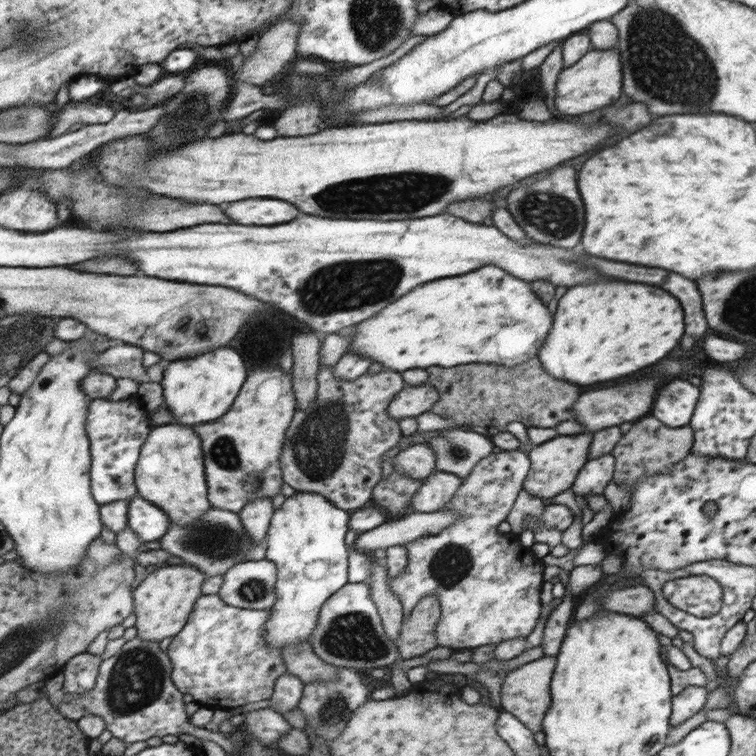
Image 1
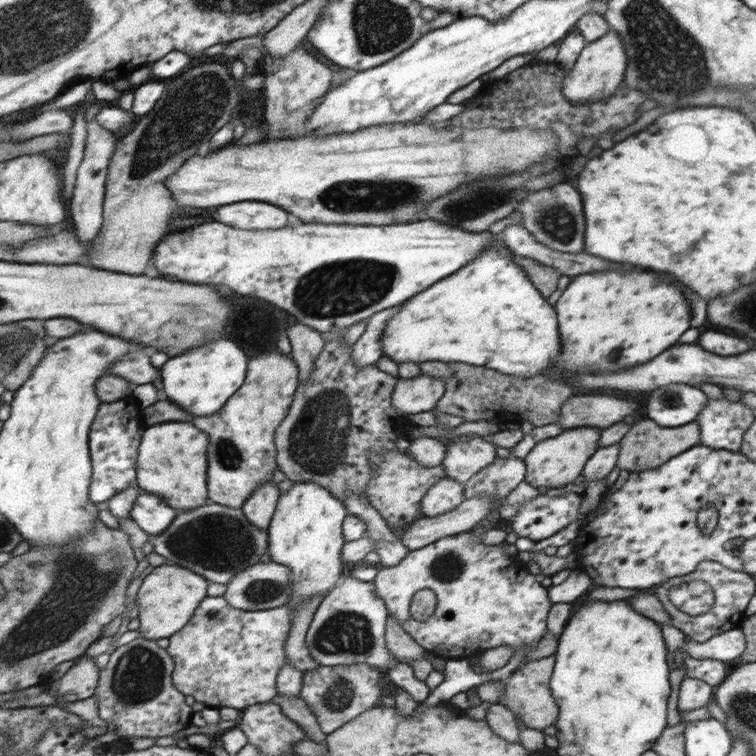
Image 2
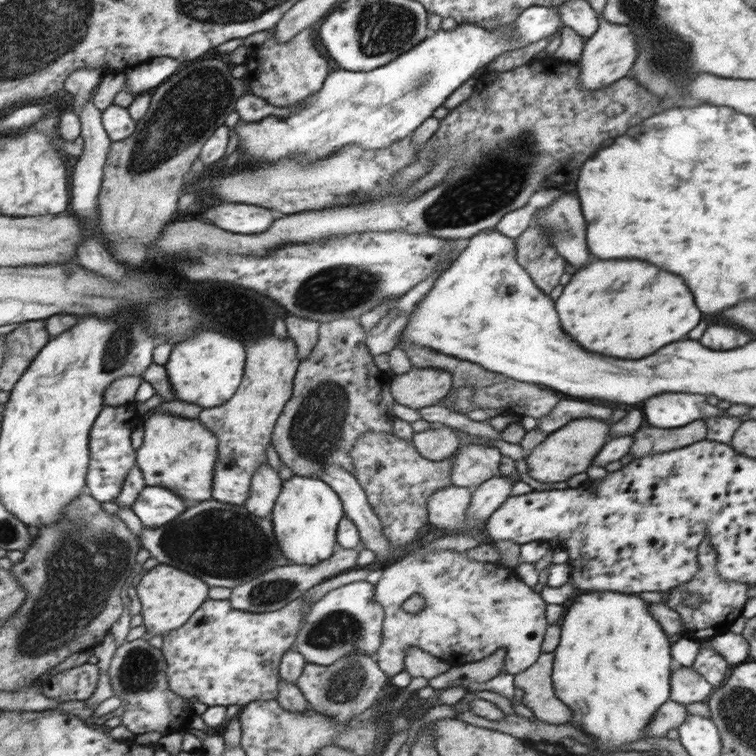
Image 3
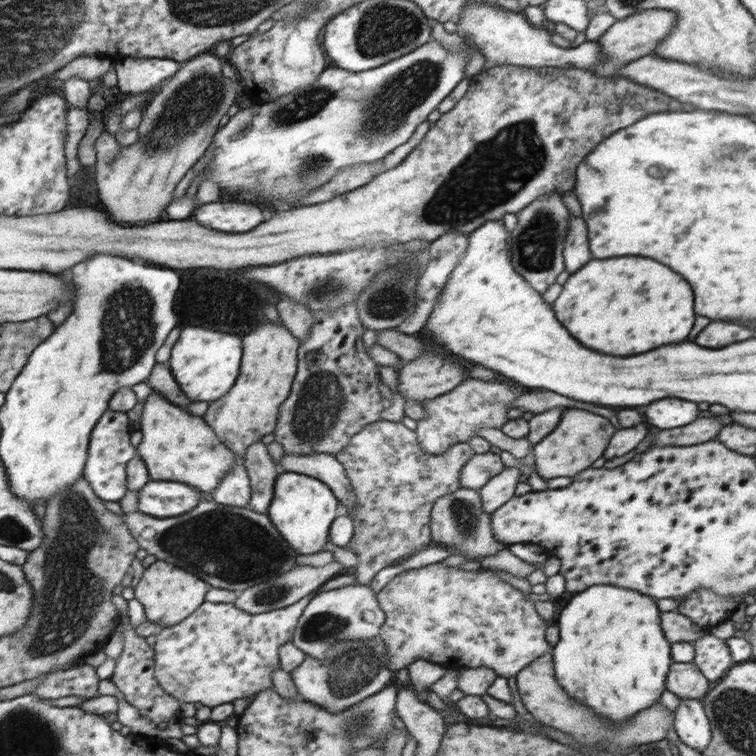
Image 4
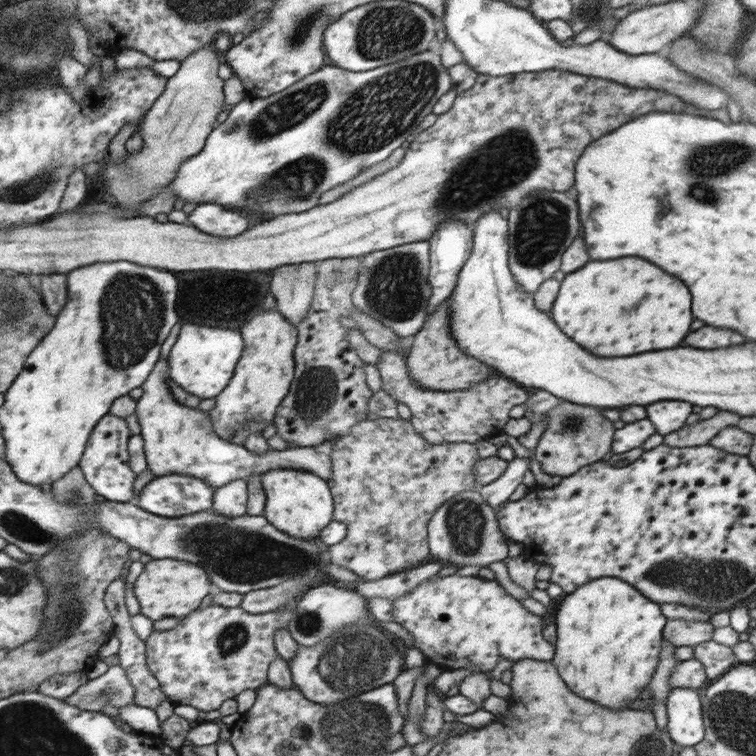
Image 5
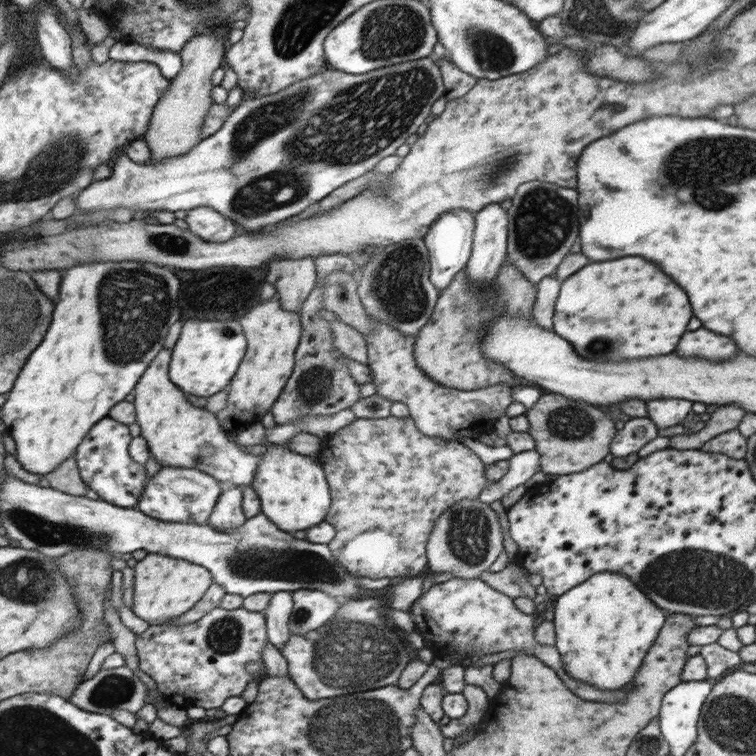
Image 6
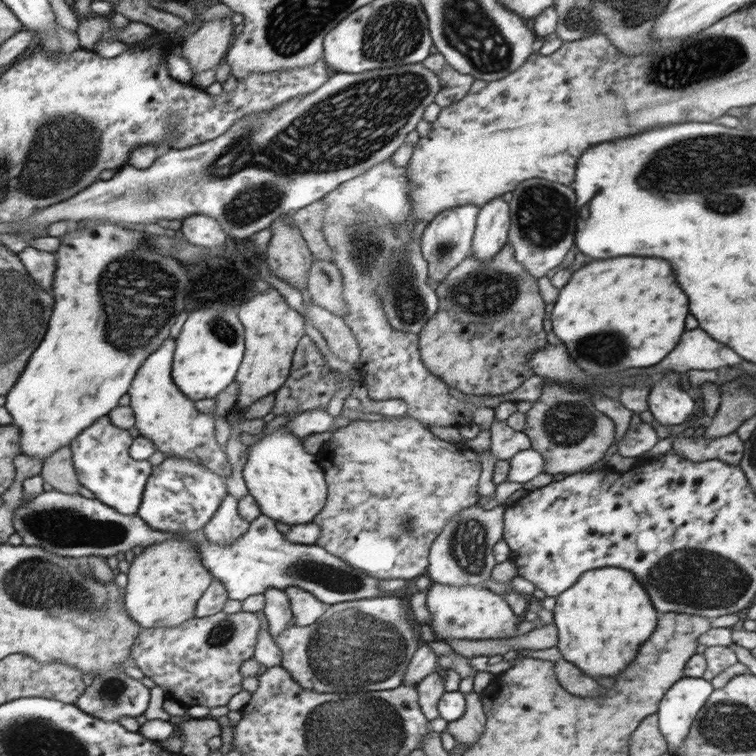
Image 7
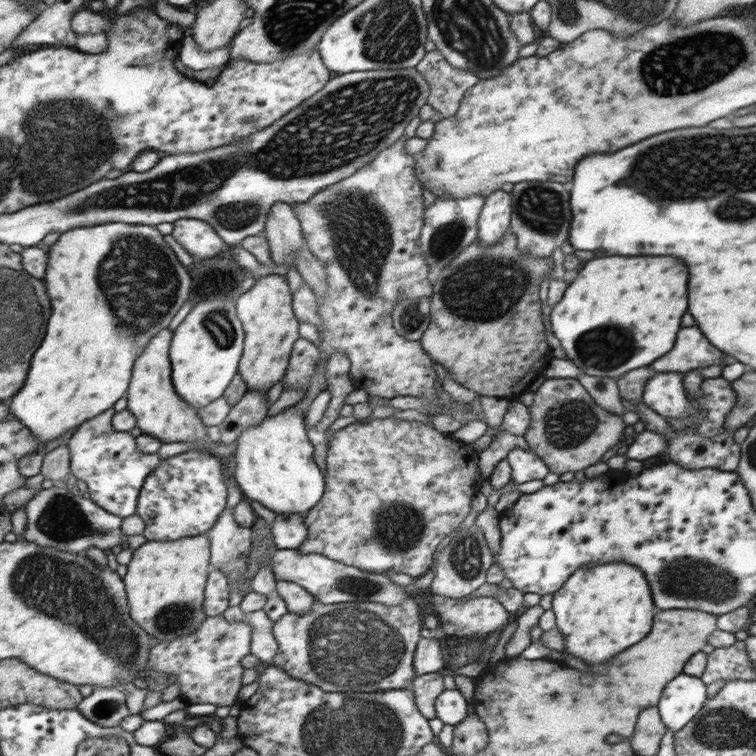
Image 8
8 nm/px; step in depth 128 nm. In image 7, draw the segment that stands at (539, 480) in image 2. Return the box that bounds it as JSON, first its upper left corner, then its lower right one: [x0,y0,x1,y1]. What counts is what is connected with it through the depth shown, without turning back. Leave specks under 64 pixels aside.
[523,383,616,474]

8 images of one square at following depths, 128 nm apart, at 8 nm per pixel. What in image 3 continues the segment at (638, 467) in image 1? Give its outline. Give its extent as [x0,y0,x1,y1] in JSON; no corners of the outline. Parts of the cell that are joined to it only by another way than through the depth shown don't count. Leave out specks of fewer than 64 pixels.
[629,420,707,459]

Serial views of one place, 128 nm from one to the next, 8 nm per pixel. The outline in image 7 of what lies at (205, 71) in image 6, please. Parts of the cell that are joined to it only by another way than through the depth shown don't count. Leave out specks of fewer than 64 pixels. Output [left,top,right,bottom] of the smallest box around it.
[182,16,232,76]

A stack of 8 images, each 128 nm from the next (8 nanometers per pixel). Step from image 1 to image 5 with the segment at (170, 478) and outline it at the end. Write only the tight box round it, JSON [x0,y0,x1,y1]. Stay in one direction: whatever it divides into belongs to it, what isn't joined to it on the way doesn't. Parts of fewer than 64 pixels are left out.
[135,360,332,489]

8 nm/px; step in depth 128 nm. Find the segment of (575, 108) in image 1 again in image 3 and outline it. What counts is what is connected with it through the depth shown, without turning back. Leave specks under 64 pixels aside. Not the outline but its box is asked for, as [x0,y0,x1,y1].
[577,18,638,90]

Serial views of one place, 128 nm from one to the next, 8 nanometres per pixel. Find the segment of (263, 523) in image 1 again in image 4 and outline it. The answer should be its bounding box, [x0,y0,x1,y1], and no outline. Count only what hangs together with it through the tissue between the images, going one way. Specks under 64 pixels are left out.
[244,441,280,513]

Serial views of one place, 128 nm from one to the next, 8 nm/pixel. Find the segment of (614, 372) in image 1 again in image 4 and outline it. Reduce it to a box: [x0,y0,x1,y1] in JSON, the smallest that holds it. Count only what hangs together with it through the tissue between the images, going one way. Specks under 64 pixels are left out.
[552,256,696,356]

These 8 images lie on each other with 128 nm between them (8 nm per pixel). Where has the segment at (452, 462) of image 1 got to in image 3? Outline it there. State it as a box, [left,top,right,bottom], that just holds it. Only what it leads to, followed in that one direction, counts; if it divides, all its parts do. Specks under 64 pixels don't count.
[452,444,502,488]

